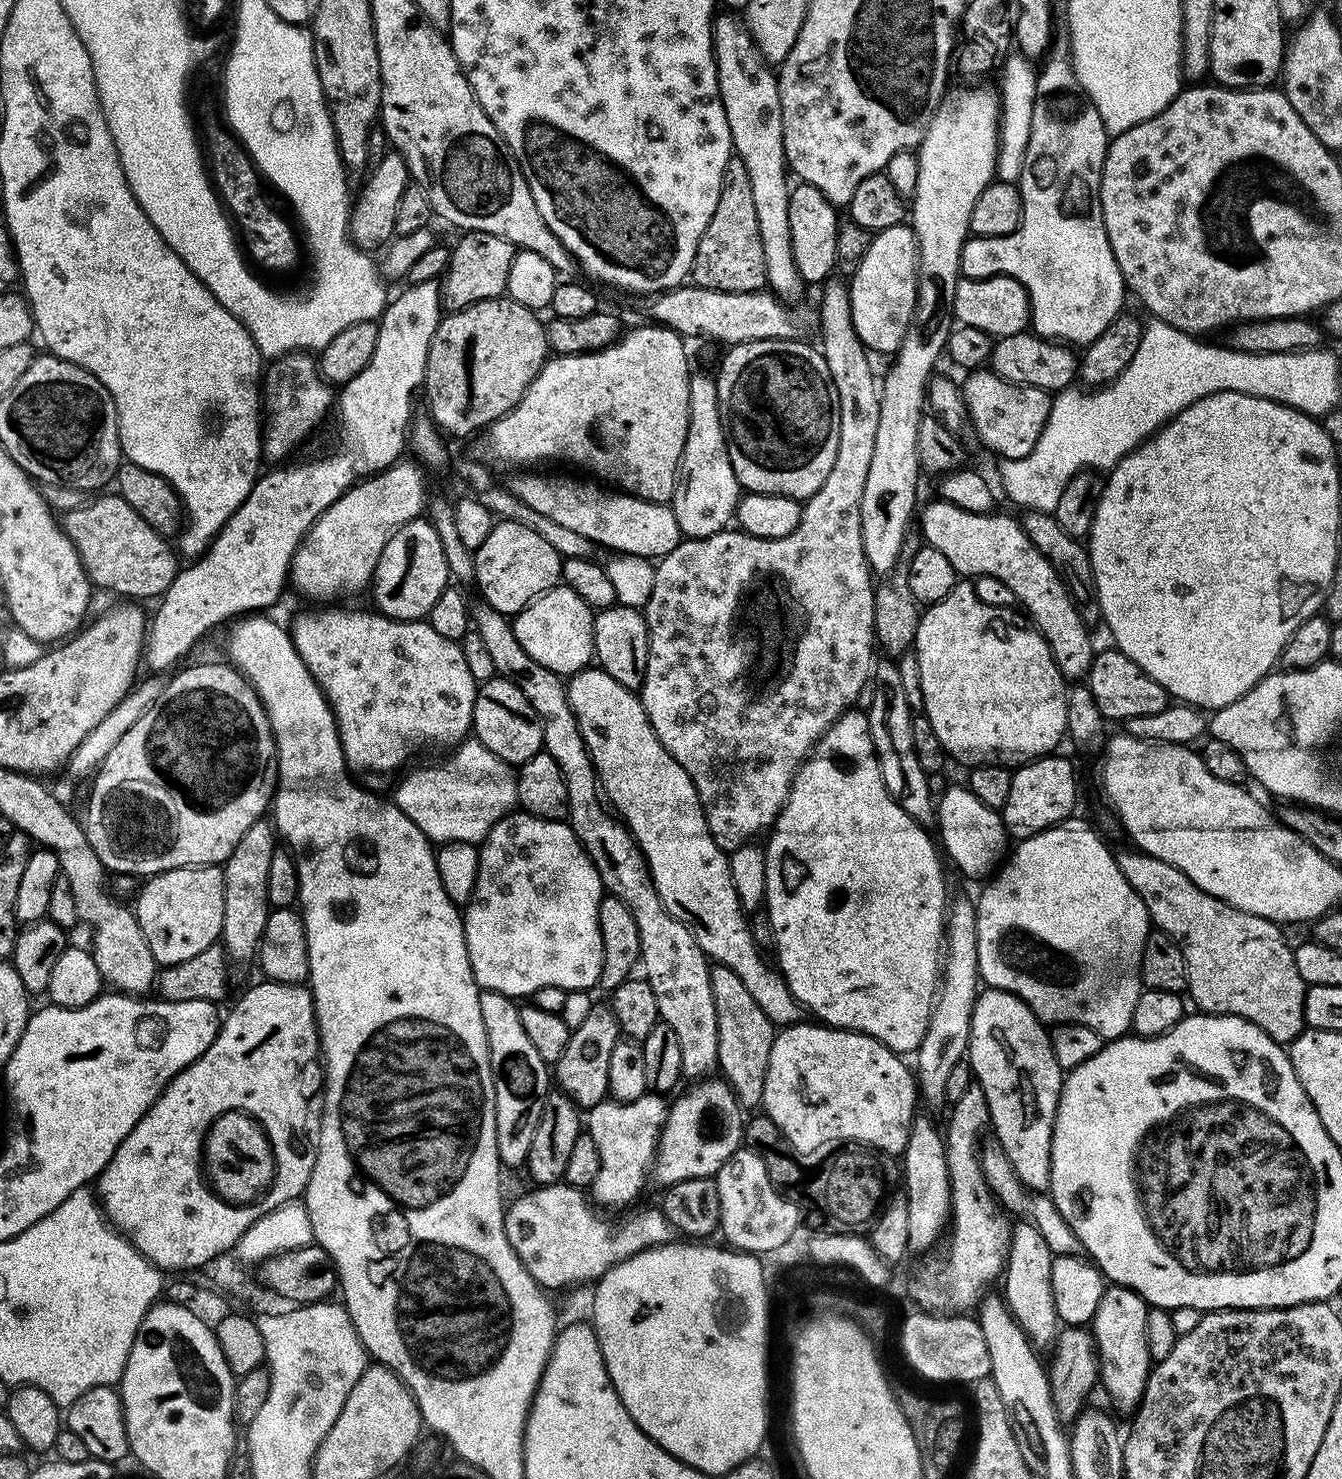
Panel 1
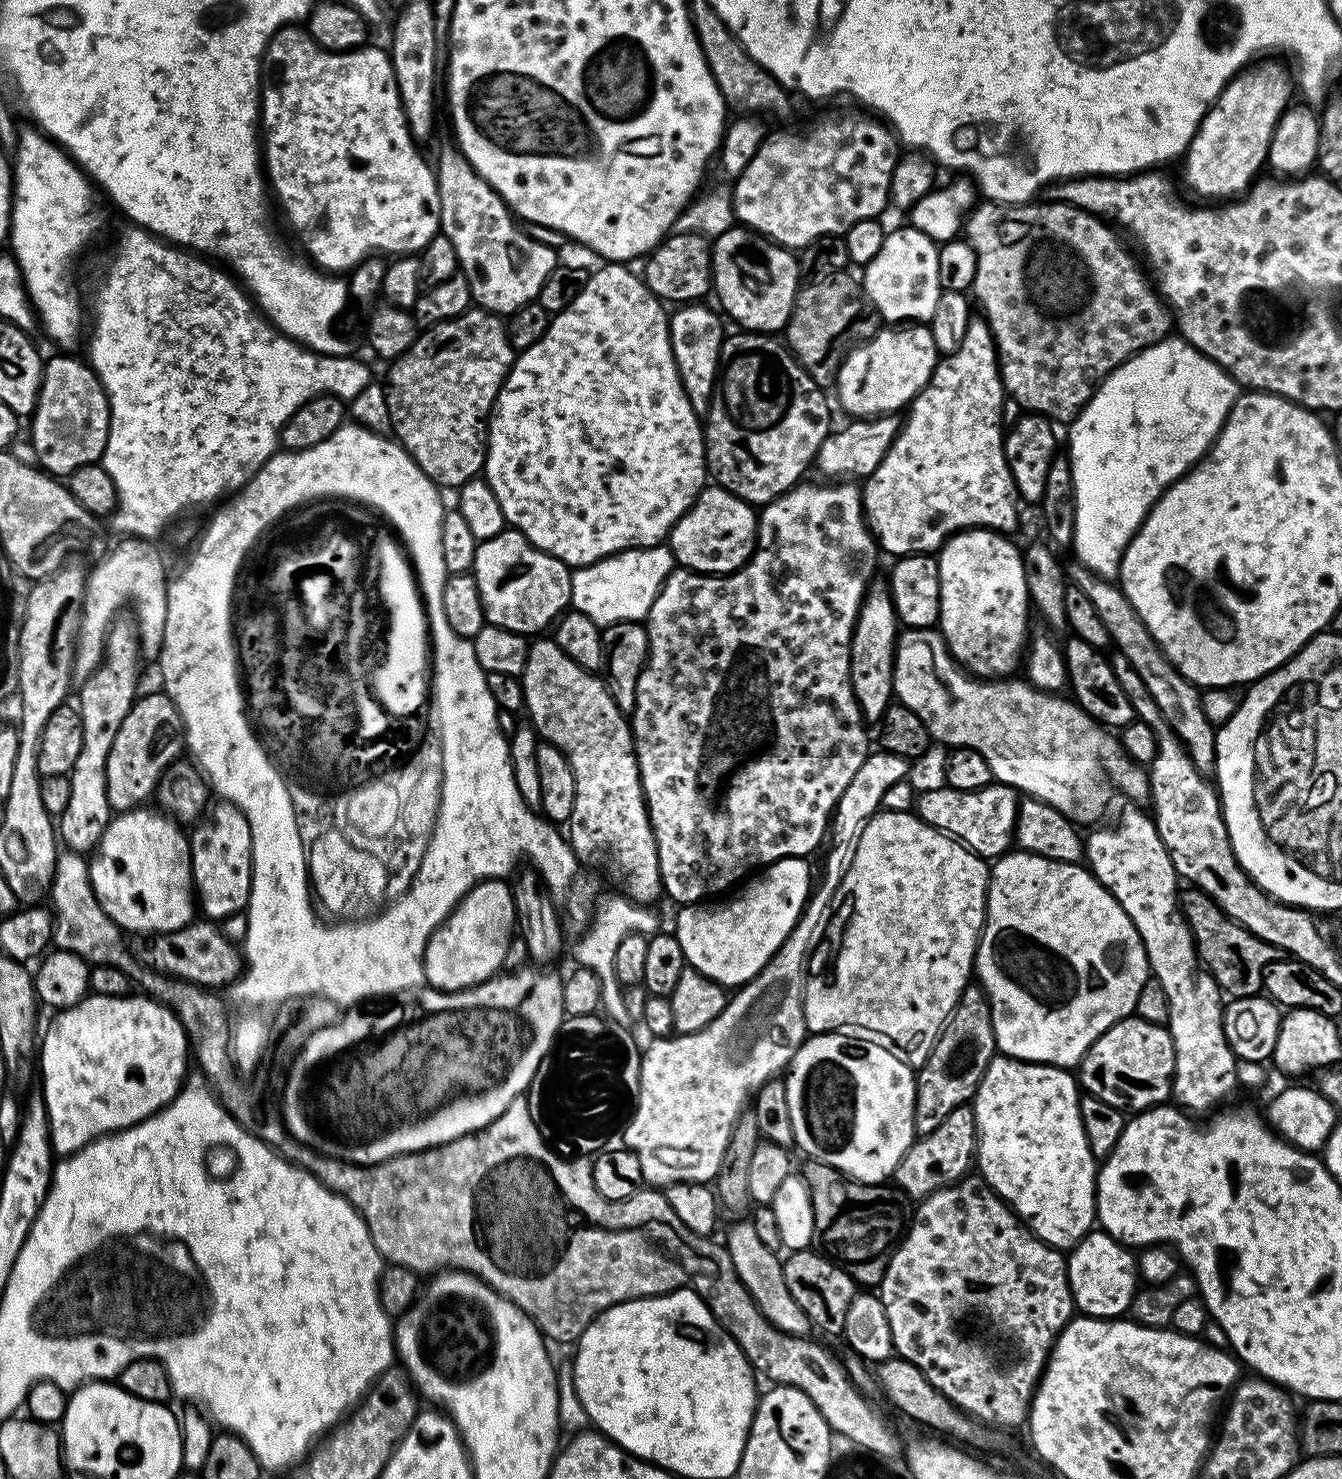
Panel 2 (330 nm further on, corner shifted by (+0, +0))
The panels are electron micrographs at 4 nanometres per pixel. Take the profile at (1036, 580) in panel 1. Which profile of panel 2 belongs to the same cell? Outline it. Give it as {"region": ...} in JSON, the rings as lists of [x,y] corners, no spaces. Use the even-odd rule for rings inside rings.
{"region":[[[972,318],[968,321],[968,329],[962,338],[960,347],[954,352],[949,352],[937,363],[932,371],[932,377],[928,379],[928,385],[917,394],[910,405],[908,420],[903,421],[896,441],[890,446],[890,450],[882,458],[882,462],[872,471],[862,484],[862,507],[867,523],[874,533],[875,539],[888,552],[893,552],[893,557],[899,558],[909,554],[932,554],[943,548],[948,537],[969,528],[986,528],[1001,534],[1011,533],[1011,528],[1016,524],[1016,504],[1018,505],[1018,493],[1016,484],[1012,481],[1012,475],[1008,469],[1008,460],[1004,456],[1005,433],[1000,432],[1000,407],[1006,401],[1006,393],[1003,384],[1000,383],[1000,365],[996,358],[996,344],[992,340],[992,332],[988,328],[988,321],[983,318]]]}

